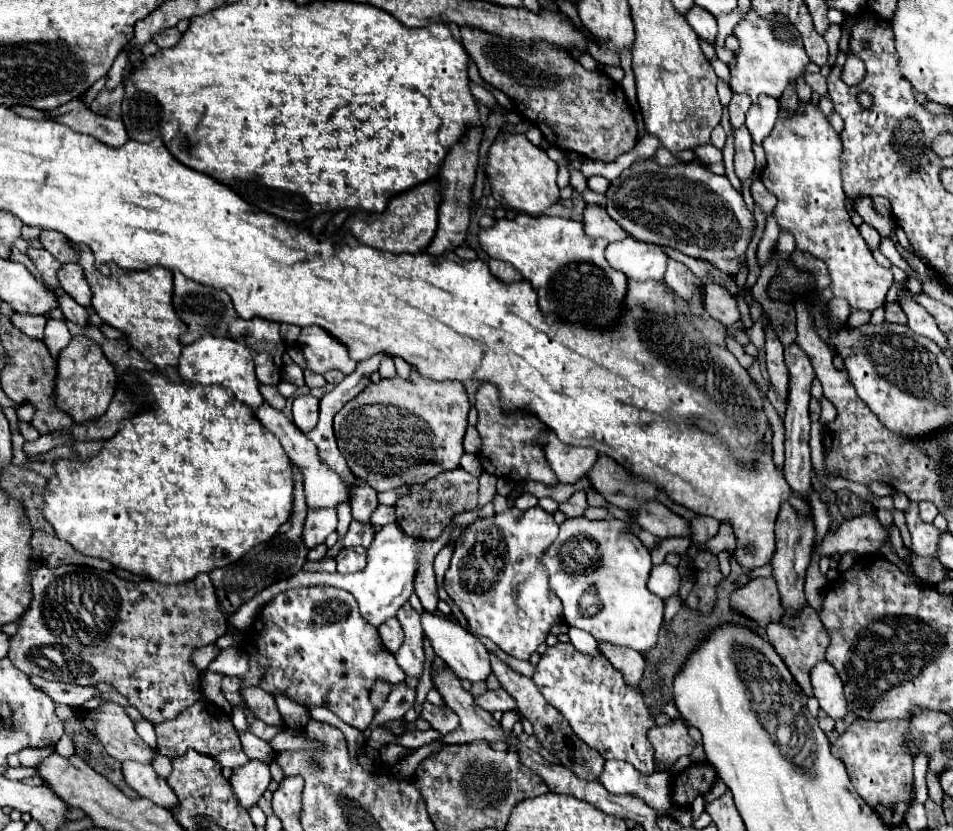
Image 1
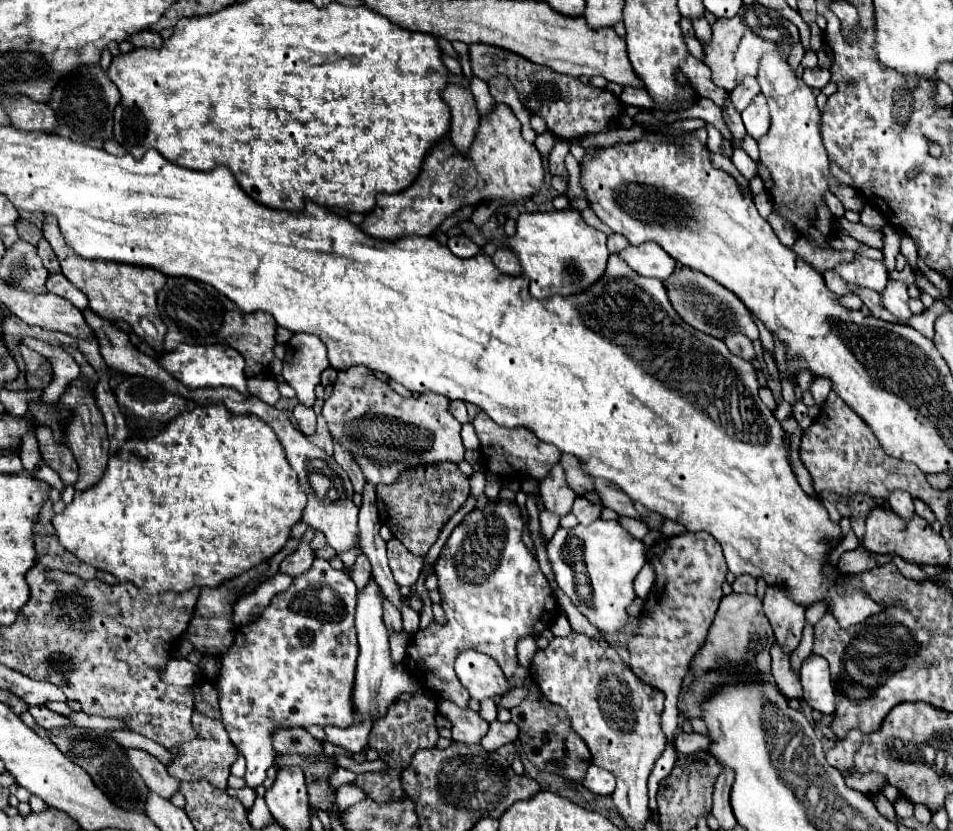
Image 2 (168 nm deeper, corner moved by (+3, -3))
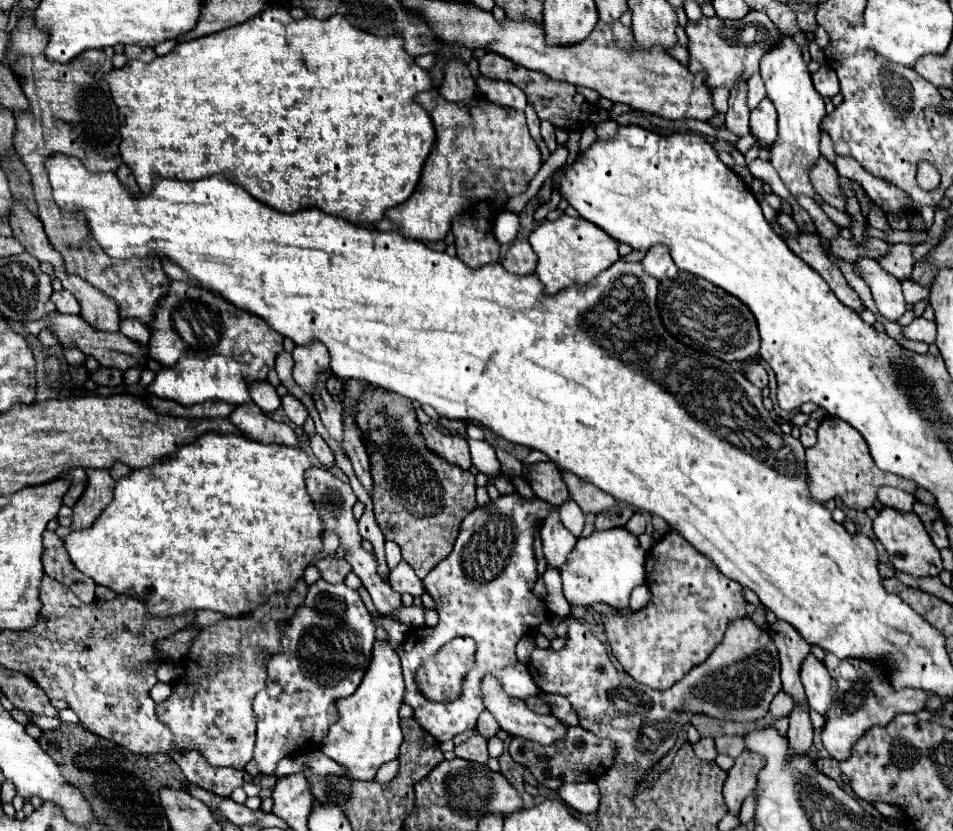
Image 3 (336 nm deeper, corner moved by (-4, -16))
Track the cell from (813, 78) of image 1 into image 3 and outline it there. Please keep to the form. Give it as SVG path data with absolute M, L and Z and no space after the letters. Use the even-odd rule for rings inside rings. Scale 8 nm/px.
M822 66L818 72L812 74L814 80L814 88L824 96L824 98L832 98L840 92L840 84L838 84L838 76L836 72L832 72L832 68Z

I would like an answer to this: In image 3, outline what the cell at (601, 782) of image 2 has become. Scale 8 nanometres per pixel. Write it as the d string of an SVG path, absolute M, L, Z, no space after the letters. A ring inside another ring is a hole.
M582 782L582 784L562 784L558 790L558 796L574 810L582 814L592 814L598 810L600 804L600 792L594 782Z

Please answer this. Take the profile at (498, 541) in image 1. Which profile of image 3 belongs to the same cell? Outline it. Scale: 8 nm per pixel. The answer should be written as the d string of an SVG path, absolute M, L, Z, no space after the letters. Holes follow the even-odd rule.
M516 492L498 496L486 506L478 506L462 520L460 534L450 556L432 568L426 578L422 578L424 590L436 602L440 620L434 628L424 626L416 632L408 632L404 642L396 648L396 654L400 656L406 684L404 704L414 710L420 726L428 728L438 742L452 740L456 734L476 728L476 720L480 712L484 712L484 708L478 708L478 694L482 694L480 686L486 674L494 676L512 698L524 700L538 694L526 664L518 662L514 650L516 642L524 634L534 634L536 626L548 618L546 604L532 594L532 586L538 580L534 534L536 528L540 528L540 524L548 518L548 512L552 512L550 504L544 504L542 500L526 500ZM456 636L470 636L476 640L476 664L468 672L462 686L462 696L458 700L450 704L428 702L416 688L416 668L424 658L434 656L448 640Z

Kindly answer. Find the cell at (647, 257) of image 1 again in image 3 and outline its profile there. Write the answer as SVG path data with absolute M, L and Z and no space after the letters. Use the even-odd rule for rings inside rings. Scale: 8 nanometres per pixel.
M656 244L656 246L652 246L652 248L648 250L648 254L646 254L644 260L642 260L642 266L644 266L644 270L646 270L650 276L654 276L656 280L672 278L672 276L676 276L676 272L678 272L678 268L676 268L676 264L674 264L668 248L664 248L662 244Z

